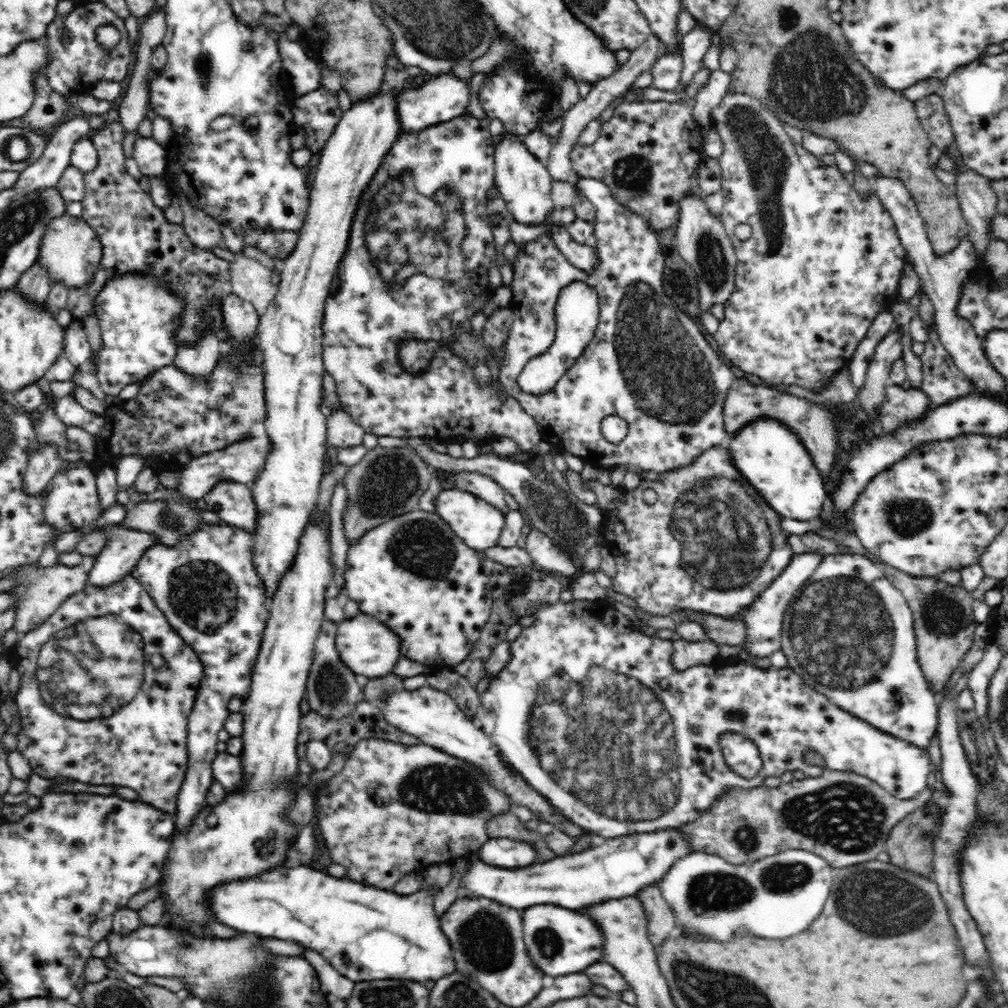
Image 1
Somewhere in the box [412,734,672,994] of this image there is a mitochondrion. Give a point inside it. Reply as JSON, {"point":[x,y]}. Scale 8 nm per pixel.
{"point":[483,940]}

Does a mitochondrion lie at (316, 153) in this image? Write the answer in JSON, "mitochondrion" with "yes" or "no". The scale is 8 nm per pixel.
{"mitochondrion":"no"}

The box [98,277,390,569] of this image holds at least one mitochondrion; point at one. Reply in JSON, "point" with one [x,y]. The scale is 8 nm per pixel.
{"point":[172,518]}

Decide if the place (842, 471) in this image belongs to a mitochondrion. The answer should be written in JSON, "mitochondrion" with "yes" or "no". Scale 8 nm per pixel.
{"mitochondrion":"no"}

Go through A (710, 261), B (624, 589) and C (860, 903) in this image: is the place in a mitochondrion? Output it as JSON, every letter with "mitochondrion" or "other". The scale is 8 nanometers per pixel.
{"A":"mitochondrion","B":"other","C":"mitochondrion"}

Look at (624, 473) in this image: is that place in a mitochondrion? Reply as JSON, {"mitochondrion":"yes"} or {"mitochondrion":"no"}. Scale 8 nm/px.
{"mitochondrion":"no"}

